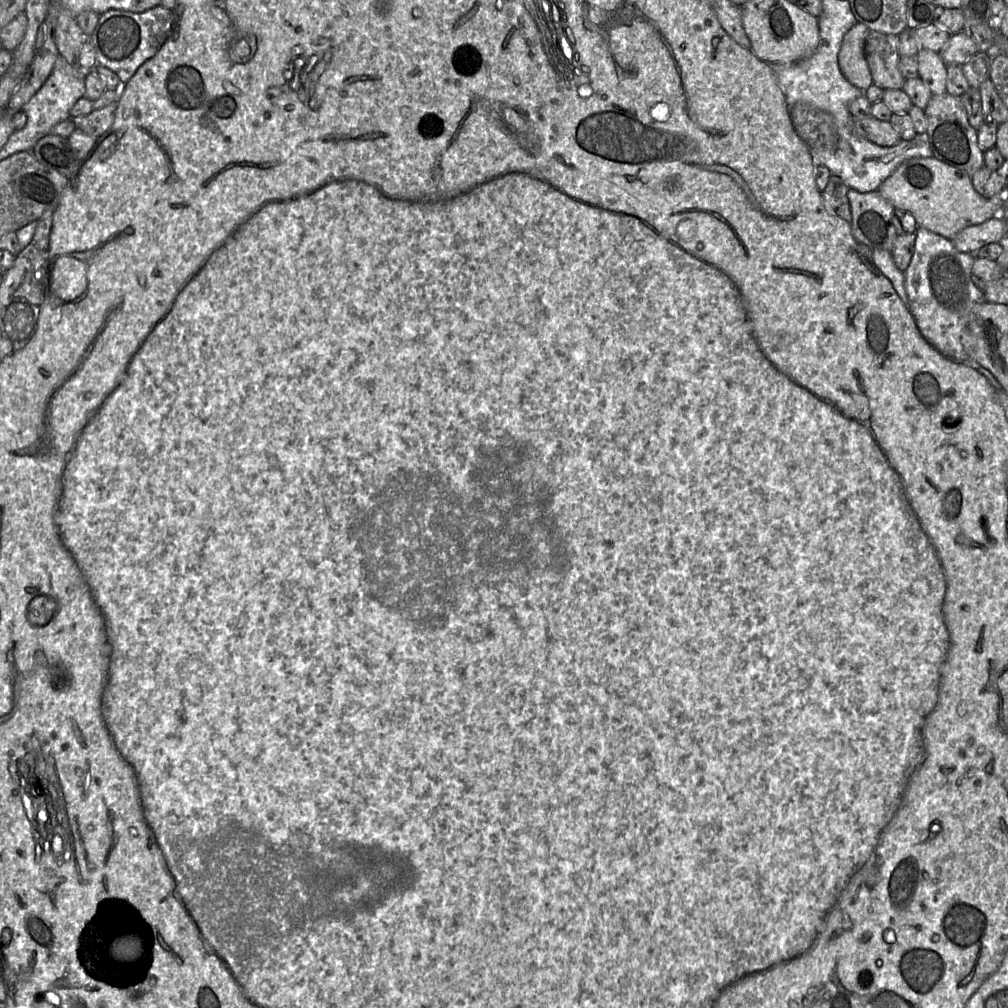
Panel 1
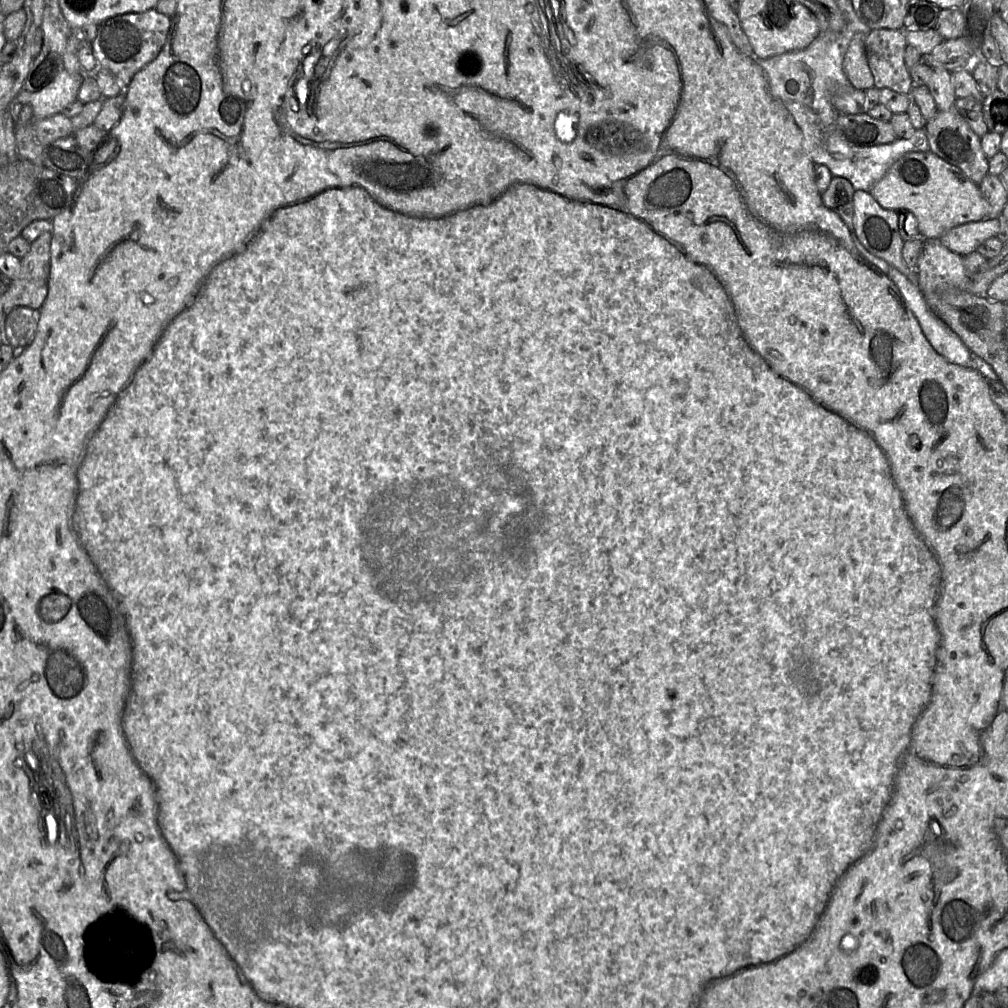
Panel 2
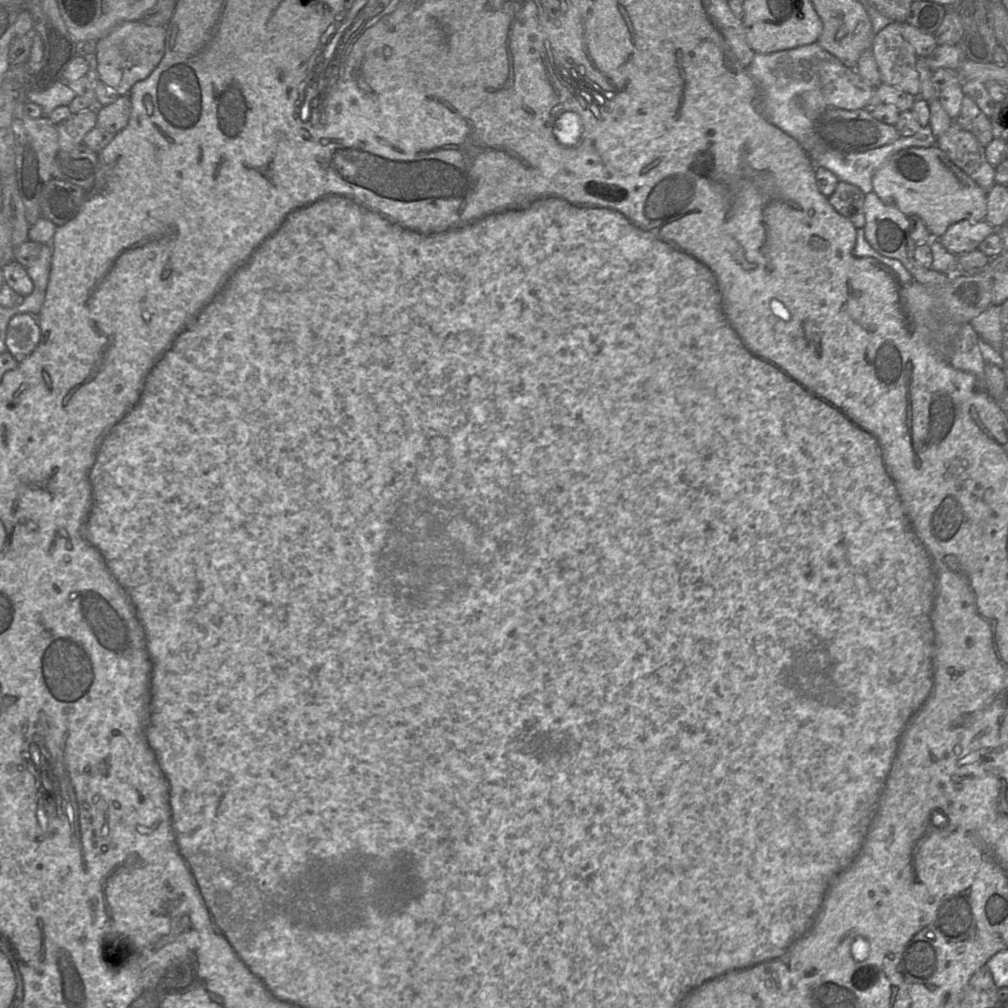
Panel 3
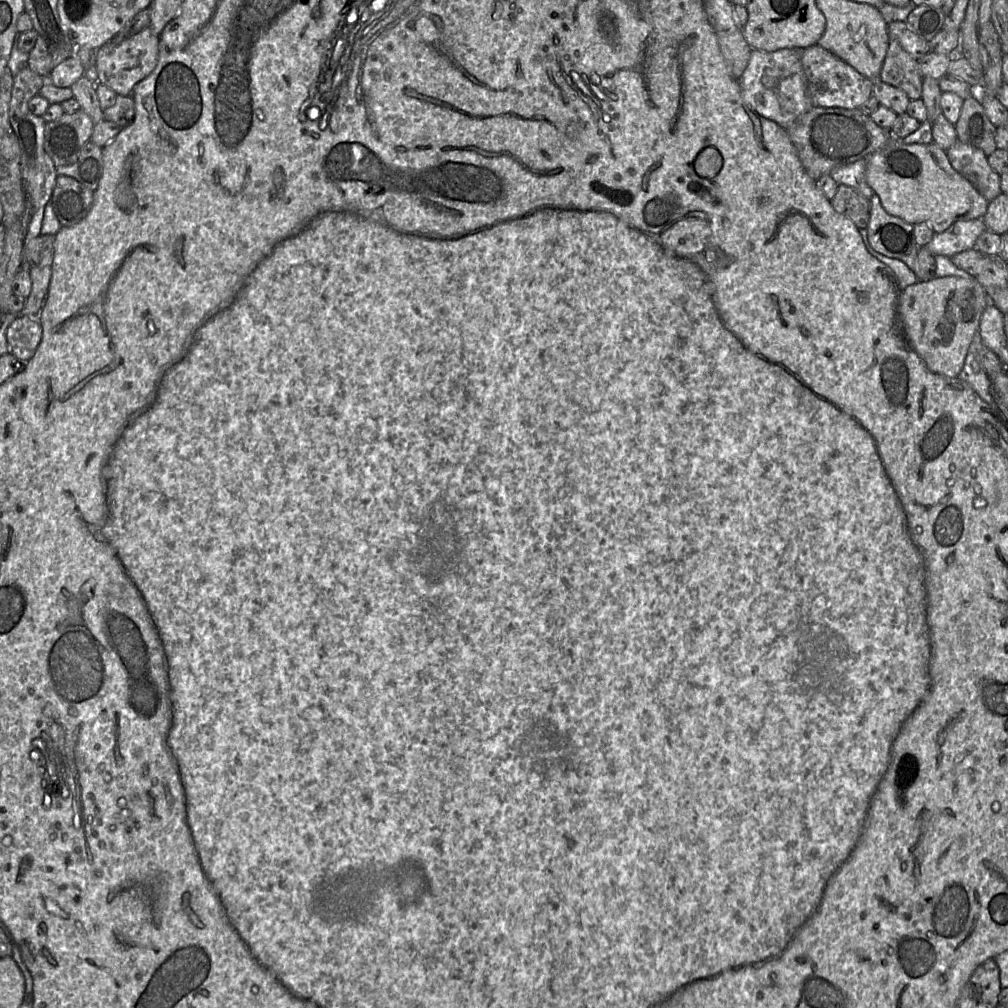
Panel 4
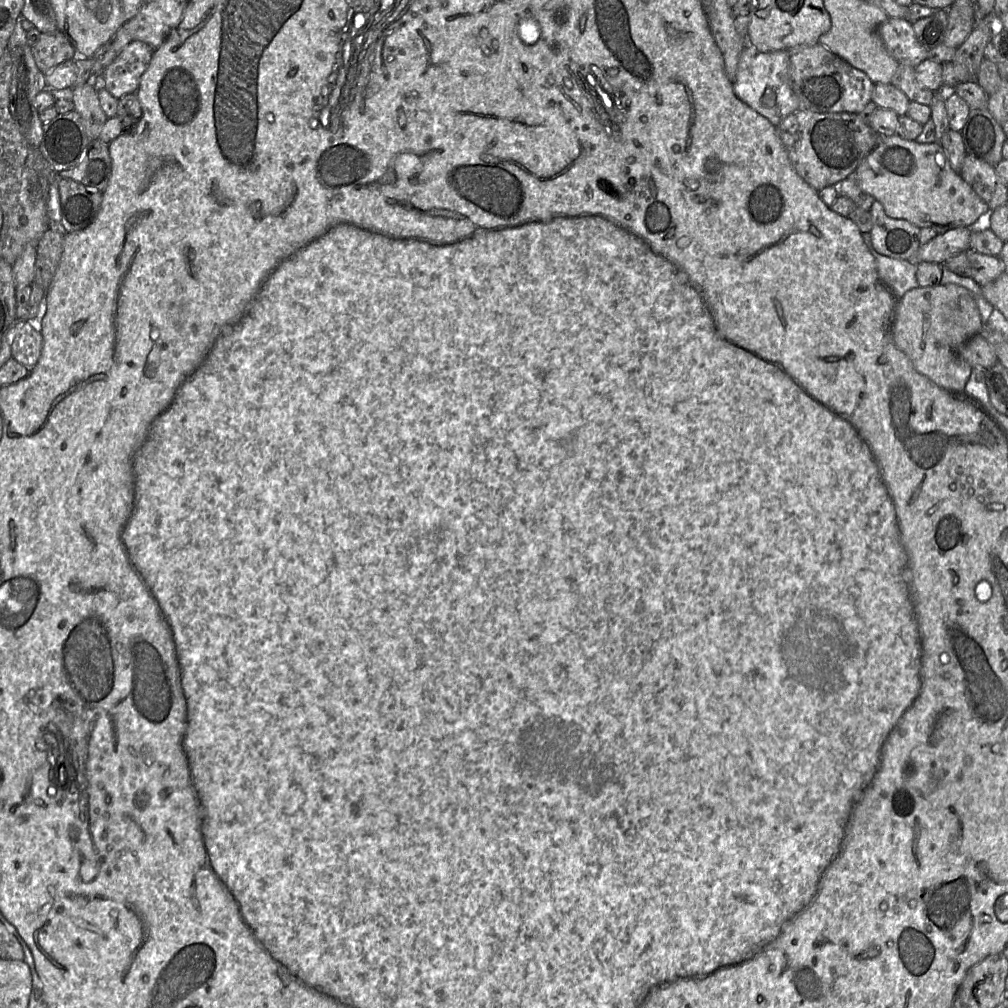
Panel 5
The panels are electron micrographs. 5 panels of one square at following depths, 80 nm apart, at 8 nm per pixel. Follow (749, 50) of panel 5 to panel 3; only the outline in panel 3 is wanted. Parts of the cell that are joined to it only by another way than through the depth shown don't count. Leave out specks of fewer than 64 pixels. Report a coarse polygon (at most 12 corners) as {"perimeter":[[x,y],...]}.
{"perimeter":[[817,42],[755,53],[762,111],[801,145],[828,108]]}

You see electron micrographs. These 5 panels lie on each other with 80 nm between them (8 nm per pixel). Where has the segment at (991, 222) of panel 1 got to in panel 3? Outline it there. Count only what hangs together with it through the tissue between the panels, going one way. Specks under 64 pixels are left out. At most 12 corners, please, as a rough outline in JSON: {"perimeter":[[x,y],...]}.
{"perimeter":[[986,220],[950,225],[938,241],[958,256],[977,249],[995,228]]}

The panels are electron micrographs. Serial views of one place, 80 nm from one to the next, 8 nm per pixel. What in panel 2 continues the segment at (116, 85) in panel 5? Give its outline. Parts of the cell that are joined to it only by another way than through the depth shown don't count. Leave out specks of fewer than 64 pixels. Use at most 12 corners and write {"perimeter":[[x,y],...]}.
{"perimeter":[[157,9],[97,25],[98,69],[124,91],[161,51],[171,18]]}

